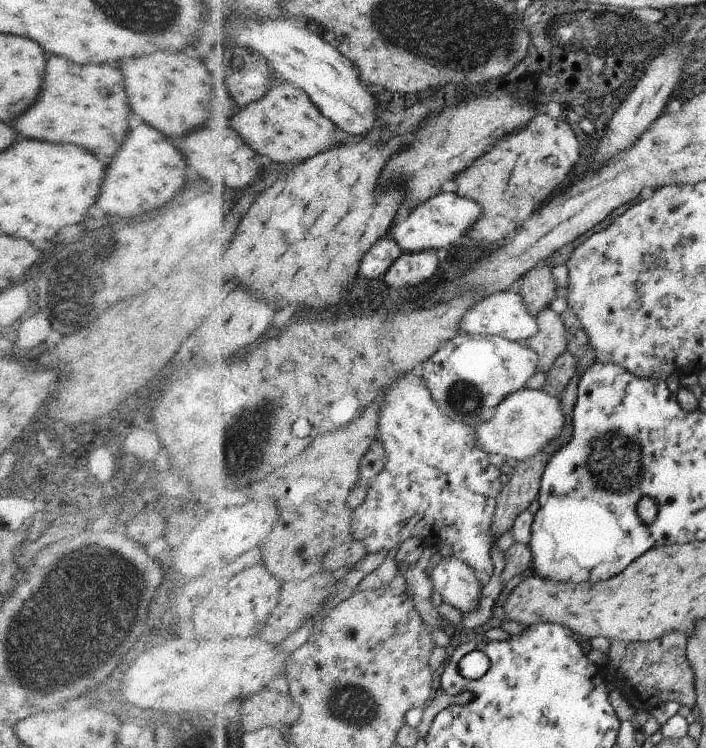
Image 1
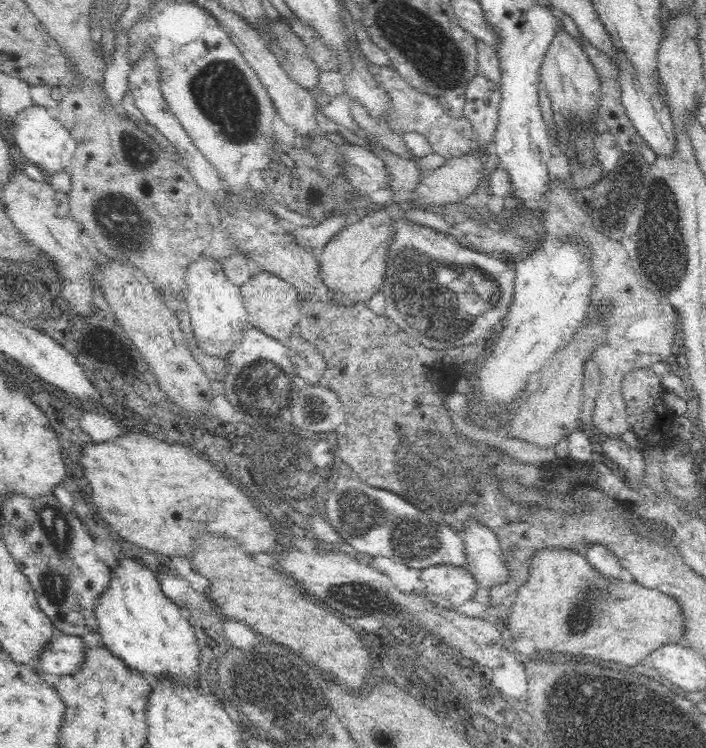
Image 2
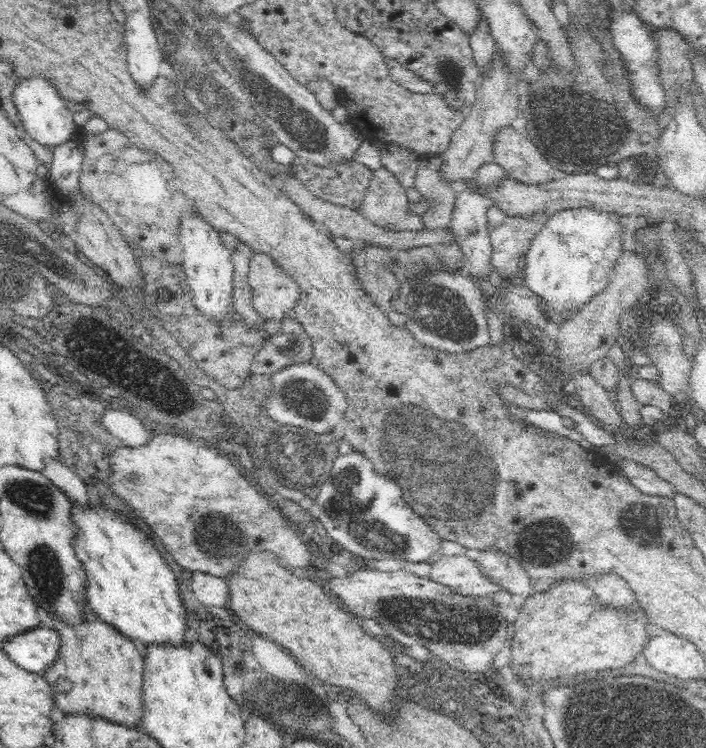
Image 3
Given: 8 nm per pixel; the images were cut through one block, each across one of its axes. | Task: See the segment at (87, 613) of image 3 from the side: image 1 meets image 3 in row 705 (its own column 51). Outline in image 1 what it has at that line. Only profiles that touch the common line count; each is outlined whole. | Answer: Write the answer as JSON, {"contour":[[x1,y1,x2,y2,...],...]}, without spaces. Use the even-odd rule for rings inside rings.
{"contour":[[53,55,46,61,46,74,42,82,40,96,32,108,28,108,20,118,16,118,15,130,28,139,50,141,51,143,72,143,83,146,95,156,114,156,132,128,128,115,131,108,126,92,124,76,117,65,85,64,78,65,68,58]]}

